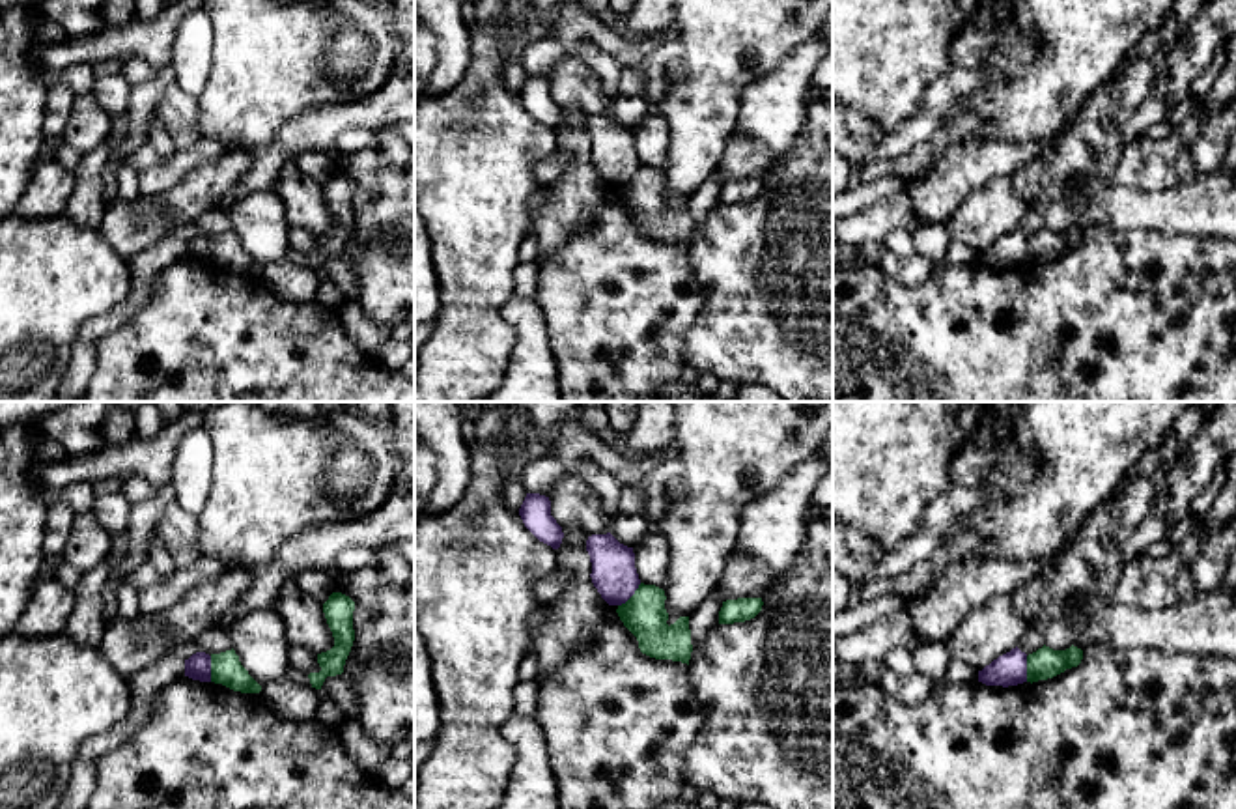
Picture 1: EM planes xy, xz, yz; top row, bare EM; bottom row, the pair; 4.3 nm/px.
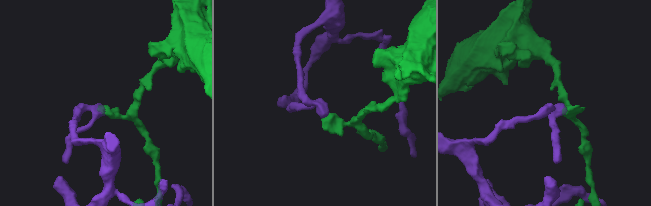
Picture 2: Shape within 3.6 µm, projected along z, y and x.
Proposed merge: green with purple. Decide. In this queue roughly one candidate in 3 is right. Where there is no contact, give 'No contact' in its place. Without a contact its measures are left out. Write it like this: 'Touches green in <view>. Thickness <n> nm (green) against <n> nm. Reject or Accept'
Touches green in xz. Thickness 190 nm (green) against 190 nm. Reject

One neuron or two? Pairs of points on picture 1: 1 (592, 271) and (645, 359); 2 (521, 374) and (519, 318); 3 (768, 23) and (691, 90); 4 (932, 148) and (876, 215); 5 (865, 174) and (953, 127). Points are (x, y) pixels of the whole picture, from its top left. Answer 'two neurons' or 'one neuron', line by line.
1: one neuron
2: one neuron
3: one neuron
4: two neurons
5: one neuron

